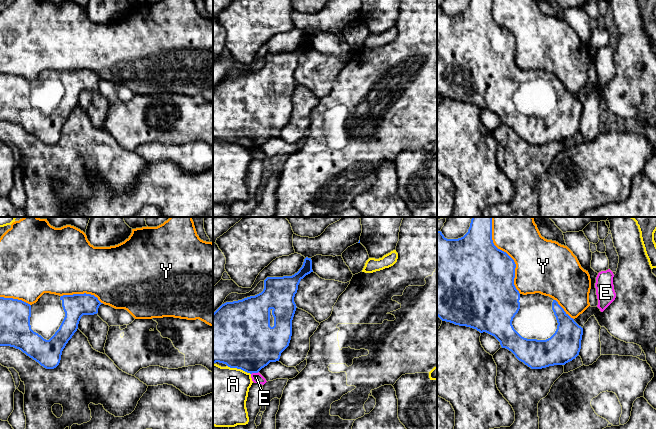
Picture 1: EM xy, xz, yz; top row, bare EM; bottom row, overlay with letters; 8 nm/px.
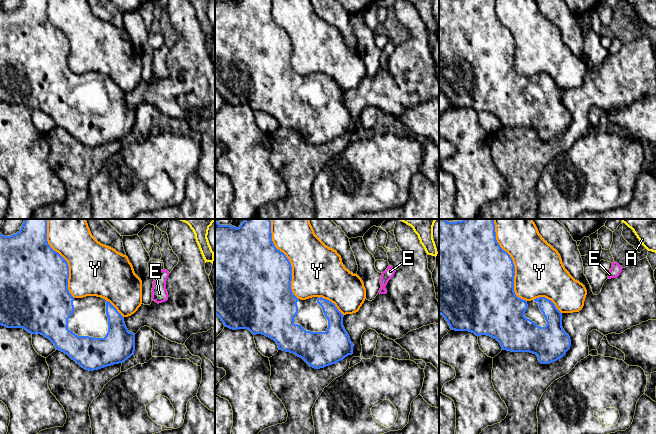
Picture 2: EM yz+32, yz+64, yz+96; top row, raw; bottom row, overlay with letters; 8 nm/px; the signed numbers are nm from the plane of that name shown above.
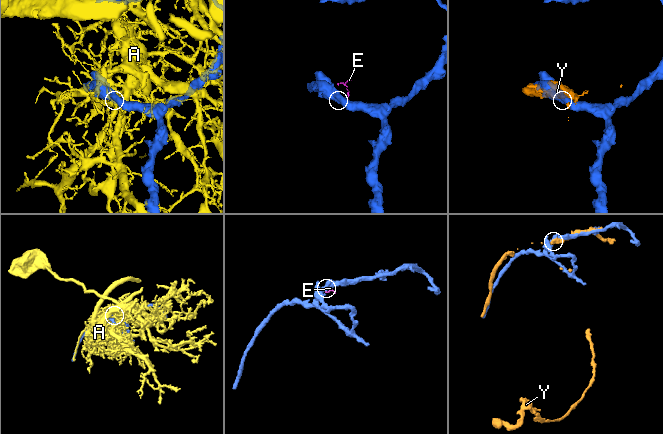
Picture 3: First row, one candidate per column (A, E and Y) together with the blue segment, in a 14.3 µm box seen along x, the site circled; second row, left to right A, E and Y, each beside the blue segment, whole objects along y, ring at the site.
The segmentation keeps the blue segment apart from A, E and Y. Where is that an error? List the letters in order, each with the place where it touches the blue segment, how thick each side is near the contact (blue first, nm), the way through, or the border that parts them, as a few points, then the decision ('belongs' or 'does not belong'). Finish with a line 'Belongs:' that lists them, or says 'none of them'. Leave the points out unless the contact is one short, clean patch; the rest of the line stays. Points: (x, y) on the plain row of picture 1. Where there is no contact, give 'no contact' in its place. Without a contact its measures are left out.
A: meets blue in xz at (239, 144); 500 nm thick on the blue side, 420 nm on the other; does not belong
E: meets blue in xz at (254, 148); 440 nm thick on the blue side, 80 nm on the other; border along xz (258, 147), (251, 150); does not belong
Y: meets blue in yz at (510, 33); 480 nm thick on the blue side, 400 nm on the other; does not belong
Belongs: none of them

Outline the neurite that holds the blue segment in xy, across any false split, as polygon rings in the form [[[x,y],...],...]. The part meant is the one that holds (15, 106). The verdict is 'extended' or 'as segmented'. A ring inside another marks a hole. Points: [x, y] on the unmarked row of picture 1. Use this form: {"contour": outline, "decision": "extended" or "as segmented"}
{"contour": [[[44,69],[36,79],[30,81],[22,76],[0,73],[0,122],[10,122],[21,126],[46,145],[56,144],[61,136],[62,127],[78,105],[83,91],[98,89],[101,79],[91,70],[55,71]]], "decision": "extended"}

